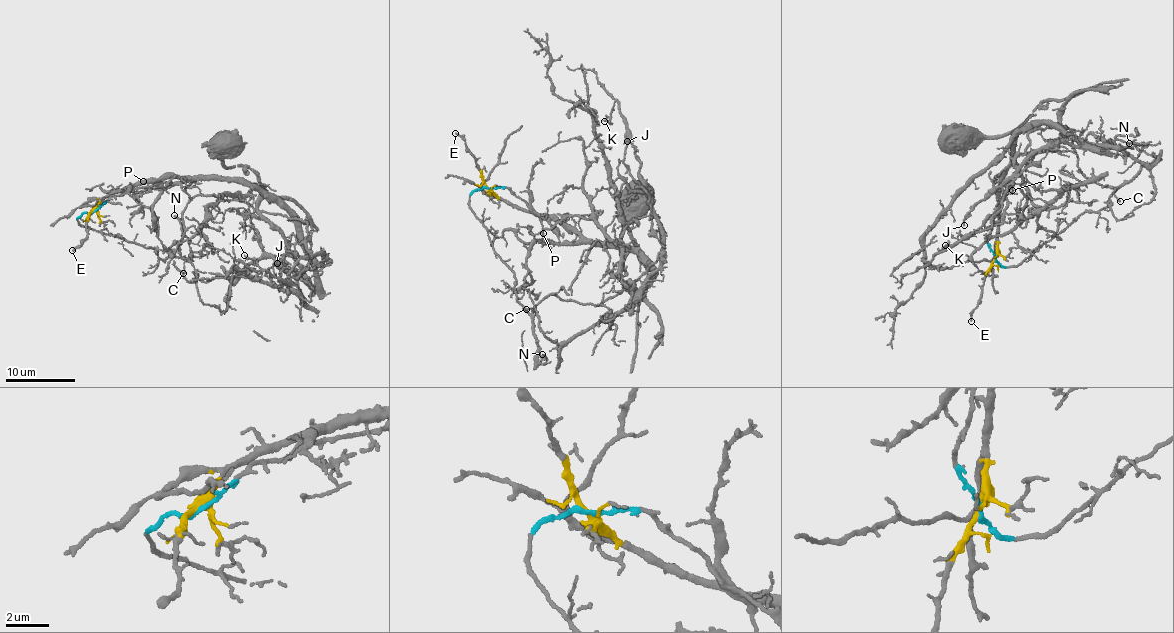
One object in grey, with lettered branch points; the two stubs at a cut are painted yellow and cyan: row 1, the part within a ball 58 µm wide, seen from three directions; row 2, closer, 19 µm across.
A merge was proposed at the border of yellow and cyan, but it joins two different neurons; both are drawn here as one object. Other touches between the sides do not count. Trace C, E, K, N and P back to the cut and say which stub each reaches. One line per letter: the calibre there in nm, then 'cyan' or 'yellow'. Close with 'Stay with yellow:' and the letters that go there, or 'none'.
C: 130 nm | cyan
E: 160 nm | yellow
K: 100 nm | cyan
N: 120 nm | cyan
P: 90 nm | yellow
Stay with yellow: E, P

